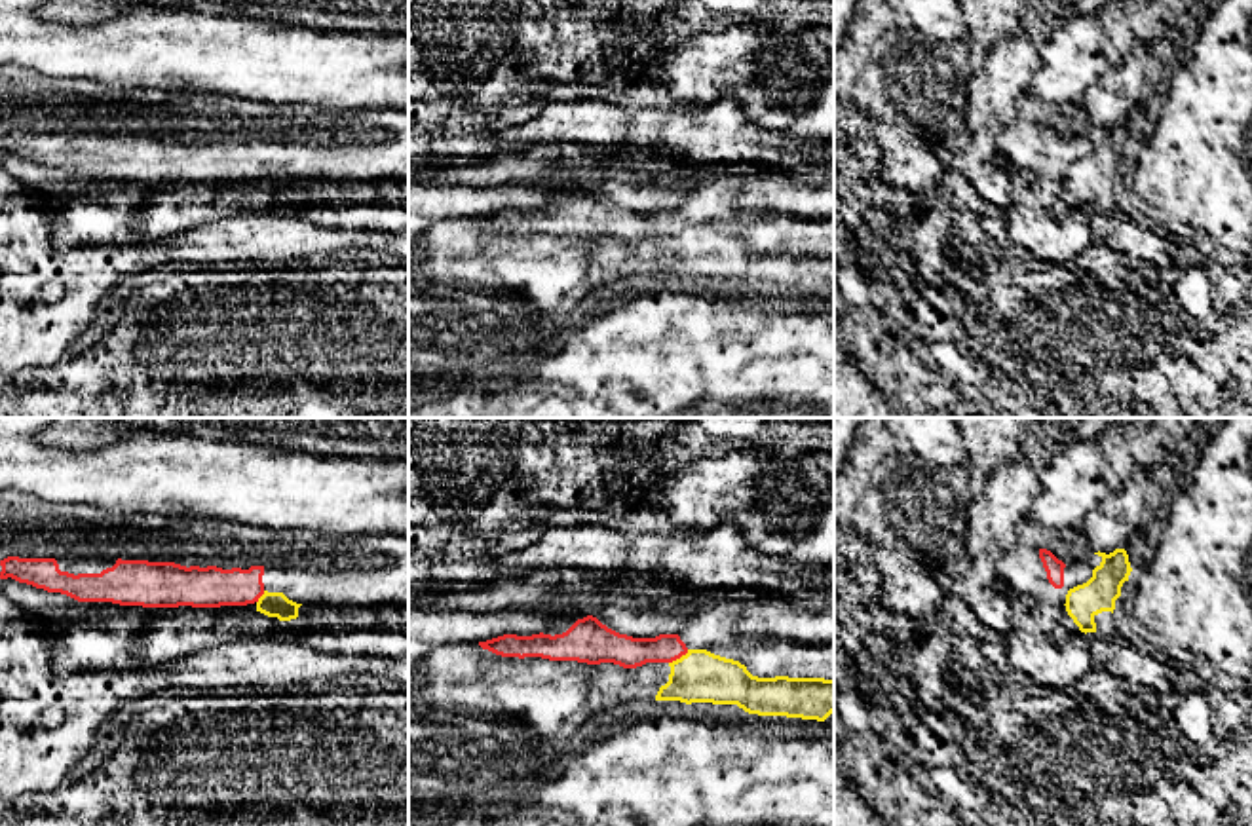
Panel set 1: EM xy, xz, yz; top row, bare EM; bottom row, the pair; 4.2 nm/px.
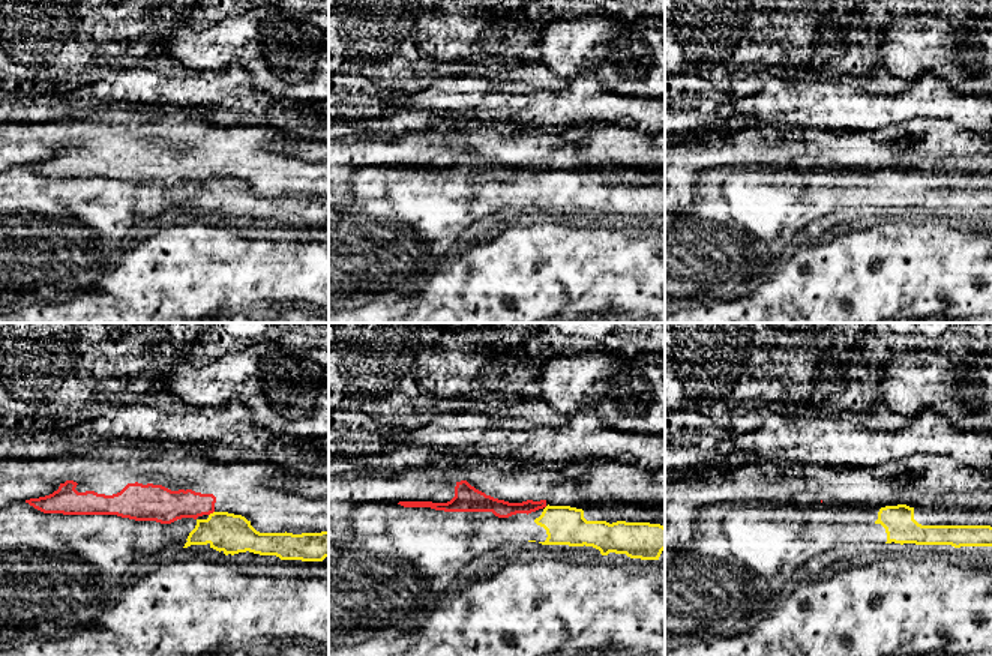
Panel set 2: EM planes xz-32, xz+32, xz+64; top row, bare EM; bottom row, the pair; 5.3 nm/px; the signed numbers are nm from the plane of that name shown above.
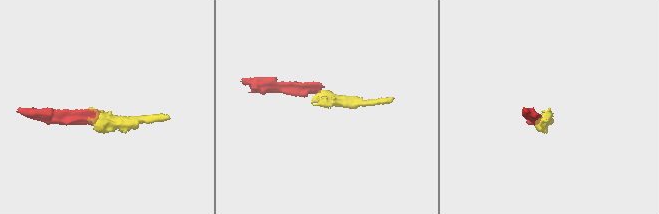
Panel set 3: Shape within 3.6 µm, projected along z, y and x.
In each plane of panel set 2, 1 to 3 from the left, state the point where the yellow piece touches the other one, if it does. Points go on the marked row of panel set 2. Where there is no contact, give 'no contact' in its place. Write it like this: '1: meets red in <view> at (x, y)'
1: meets red in xz-32 at (210, 512)
2: no contact
3: no contact

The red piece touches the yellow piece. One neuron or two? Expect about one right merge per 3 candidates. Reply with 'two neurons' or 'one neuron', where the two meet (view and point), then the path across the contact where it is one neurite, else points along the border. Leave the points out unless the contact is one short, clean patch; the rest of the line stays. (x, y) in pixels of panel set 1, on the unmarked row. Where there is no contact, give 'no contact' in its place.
two neurons | xz (679, 232) | along xz (688, 225), (669, 238)

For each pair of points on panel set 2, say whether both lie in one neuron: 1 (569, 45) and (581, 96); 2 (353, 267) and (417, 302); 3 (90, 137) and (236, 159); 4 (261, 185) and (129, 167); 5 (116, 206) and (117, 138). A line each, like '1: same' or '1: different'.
1: different
2: different
3: same
4: same
5: different

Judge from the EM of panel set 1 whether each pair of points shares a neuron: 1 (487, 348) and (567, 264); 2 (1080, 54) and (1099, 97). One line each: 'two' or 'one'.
1: one
2: two

